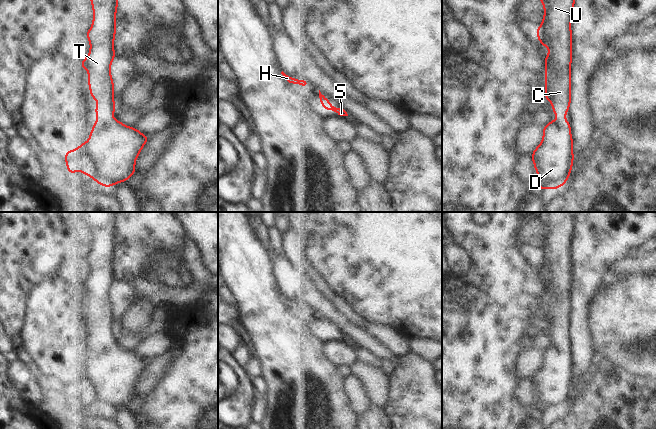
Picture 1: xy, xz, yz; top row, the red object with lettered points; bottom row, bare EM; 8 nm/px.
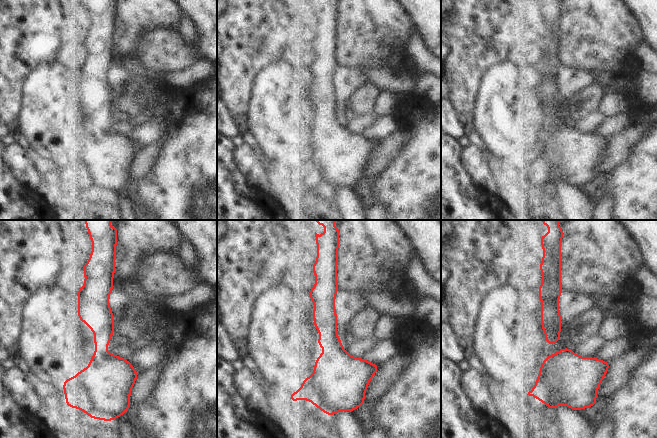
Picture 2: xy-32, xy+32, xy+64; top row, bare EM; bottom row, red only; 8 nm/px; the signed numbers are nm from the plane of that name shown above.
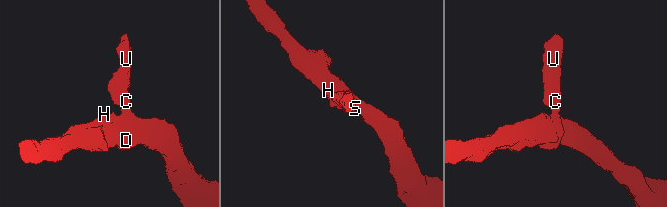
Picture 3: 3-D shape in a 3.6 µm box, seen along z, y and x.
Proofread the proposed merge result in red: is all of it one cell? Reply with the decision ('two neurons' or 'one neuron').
one neuron

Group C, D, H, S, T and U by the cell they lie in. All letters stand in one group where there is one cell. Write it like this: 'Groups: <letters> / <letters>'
Groups: C D H S T U.

